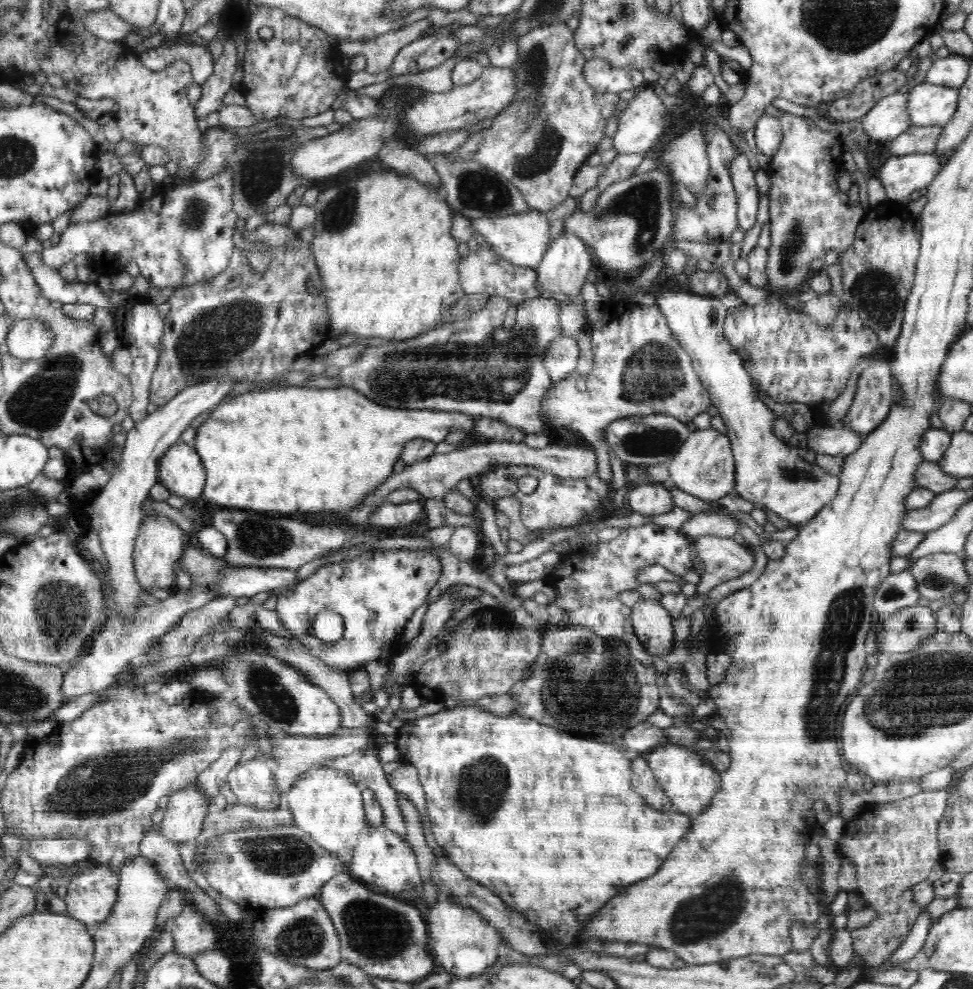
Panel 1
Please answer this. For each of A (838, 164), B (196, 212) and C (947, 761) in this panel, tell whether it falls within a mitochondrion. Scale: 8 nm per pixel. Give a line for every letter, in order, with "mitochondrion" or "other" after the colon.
A: other
B: mitochondrion
C: other

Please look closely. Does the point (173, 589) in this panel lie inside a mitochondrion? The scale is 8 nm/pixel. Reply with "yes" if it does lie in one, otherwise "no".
no

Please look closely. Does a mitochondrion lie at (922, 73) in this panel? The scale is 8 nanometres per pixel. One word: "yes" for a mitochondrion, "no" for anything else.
no

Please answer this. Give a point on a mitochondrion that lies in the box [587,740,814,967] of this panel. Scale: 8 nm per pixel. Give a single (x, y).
(702, 918)

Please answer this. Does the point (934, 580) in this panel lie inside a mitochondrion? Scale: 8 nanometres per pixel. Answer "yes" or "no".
yes

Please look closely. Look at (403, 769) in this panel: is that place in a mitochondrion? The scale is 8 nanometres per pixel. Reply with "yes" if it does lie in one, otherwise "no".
no

